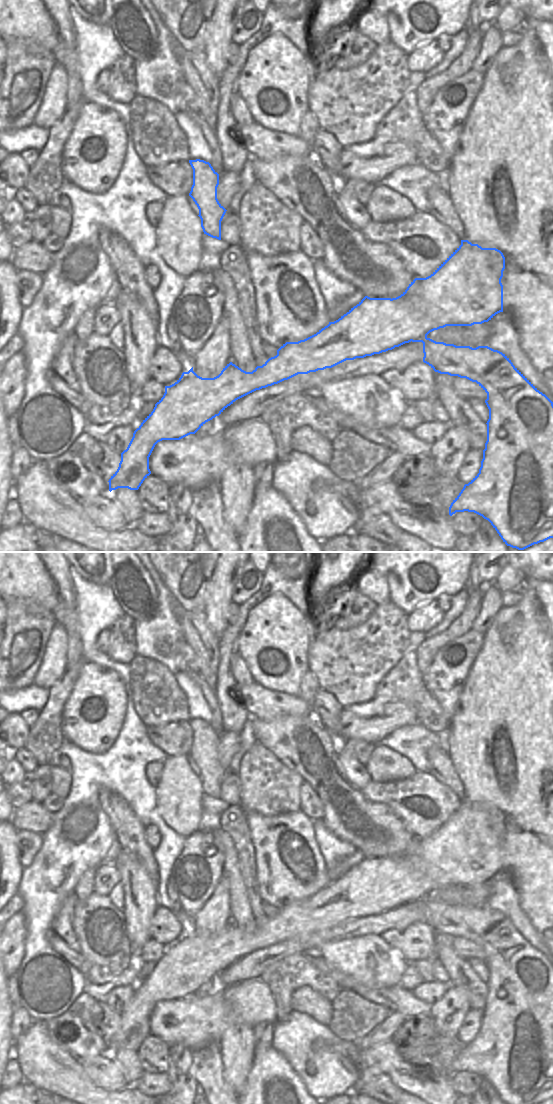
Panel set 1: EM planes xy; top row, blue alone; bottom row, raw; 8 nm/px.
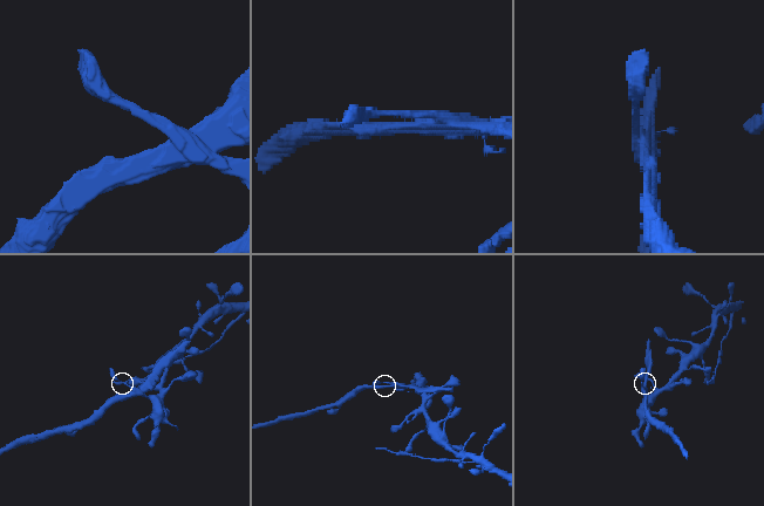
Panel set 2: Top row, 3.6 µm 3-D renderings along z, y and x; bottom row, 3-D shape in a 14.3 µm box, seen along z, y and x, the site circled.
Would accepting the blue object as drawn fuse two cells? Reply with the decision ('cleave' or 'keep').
cleave

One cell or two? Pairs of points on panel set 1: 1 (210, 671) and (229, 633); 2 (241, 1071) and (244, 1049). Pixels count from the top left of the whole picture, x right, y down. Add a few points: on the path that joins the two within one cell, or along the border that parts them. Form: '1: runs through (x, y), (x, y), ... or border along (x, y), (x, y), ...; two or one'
1: border along (219, 657), (226, 661), (226, 672), (222, 680); two
2: runs through (241, 1066), (241, 1054); one

